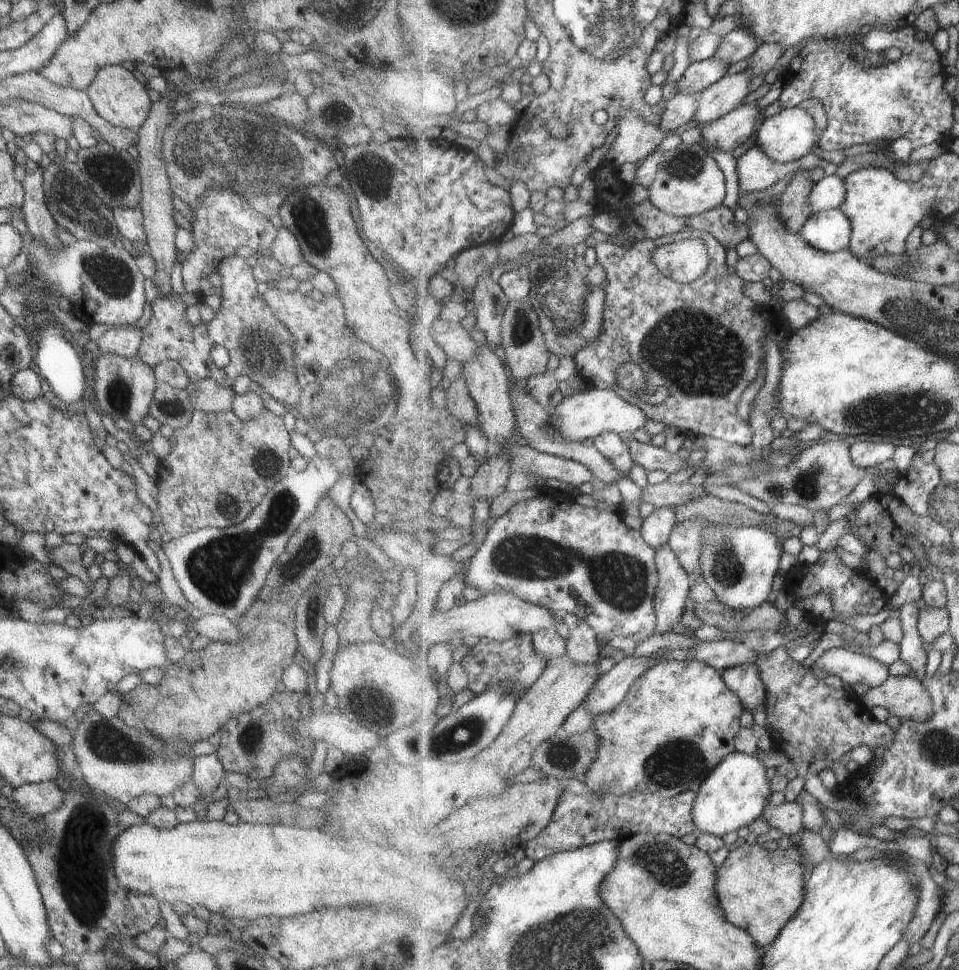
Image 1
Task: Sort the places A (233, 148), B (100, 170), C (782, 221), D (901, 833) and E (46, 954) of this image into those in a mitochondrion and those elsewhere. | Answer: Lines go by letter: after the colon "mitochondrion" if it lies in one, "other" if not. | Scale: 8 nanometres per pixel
A: mitochondrion
B: mitochondrion
C: other
D: other
E: other

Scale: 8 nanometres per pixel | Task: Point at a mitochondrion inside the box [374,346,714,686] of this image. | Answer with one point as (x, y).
(620, 579)

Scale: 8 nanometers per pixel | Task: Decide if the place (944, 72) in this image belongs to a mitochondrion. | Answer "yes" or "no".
no

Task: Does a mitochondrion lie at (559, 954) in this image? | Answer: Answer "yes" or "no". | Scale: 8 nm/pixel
yes

